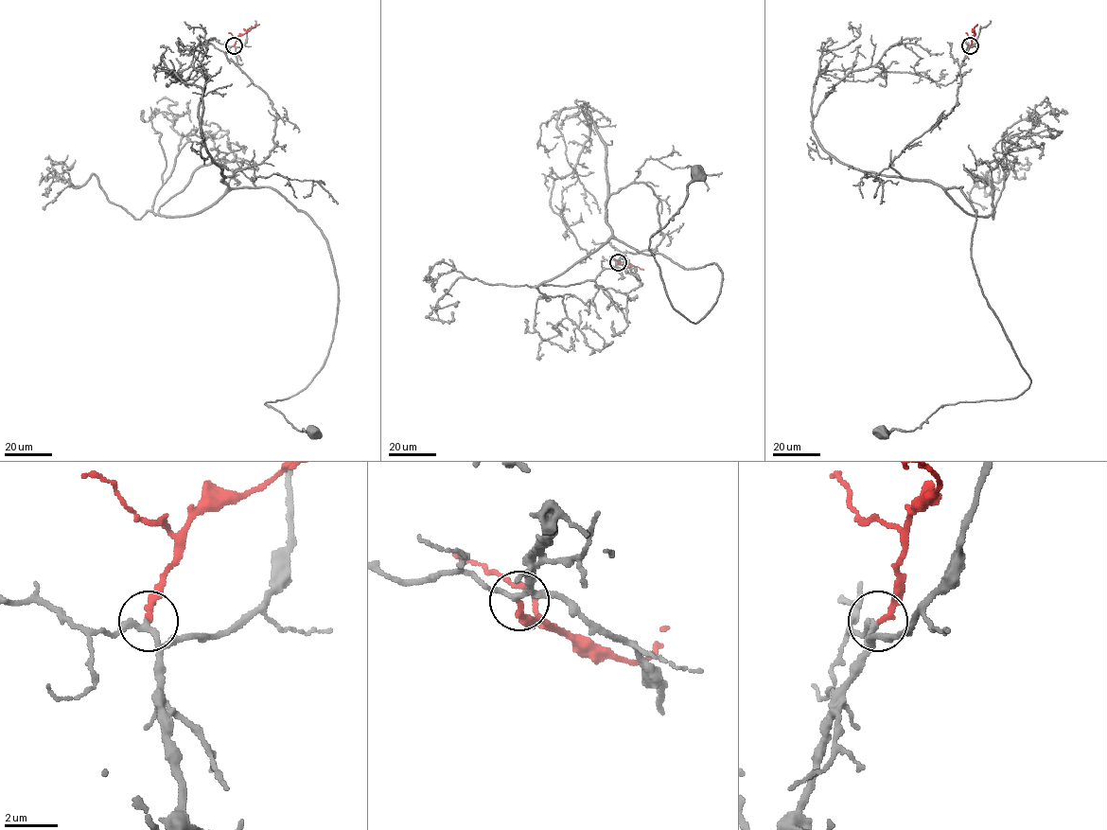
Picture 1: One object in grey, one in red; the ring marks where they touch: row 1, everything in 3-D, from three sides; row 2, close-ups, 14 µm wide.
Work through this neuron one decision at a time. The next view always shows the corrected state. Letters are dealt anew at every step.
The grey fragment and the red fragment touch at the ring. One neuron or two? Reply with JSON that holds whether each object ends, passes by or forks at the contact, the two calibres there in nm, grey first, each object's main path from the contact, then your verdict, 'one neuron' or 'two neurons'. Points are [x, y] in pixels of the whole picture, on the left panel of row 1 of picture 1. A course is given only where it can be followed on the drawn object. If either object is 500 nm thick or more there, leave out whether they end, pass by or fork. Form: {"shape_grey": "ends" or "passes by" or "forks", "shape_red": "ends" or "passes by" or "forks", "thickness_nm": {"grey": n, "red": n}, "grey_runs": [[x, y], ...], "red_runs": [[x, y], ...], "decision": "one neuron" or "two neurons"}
{"shape_grey": "passes by", "shape_red": "ends", "thickness_nm": {"grey": 200, "red": 220}, "grey_runs": [[234, 45], [278, 117], [270, 155], [222, 180], [305, 212], [337, 279], [323, 366], [265, 403], [316, 432]], "red_runs": [[234, 45], [239, 36], [259, 25]], "decision": "one neuron"}

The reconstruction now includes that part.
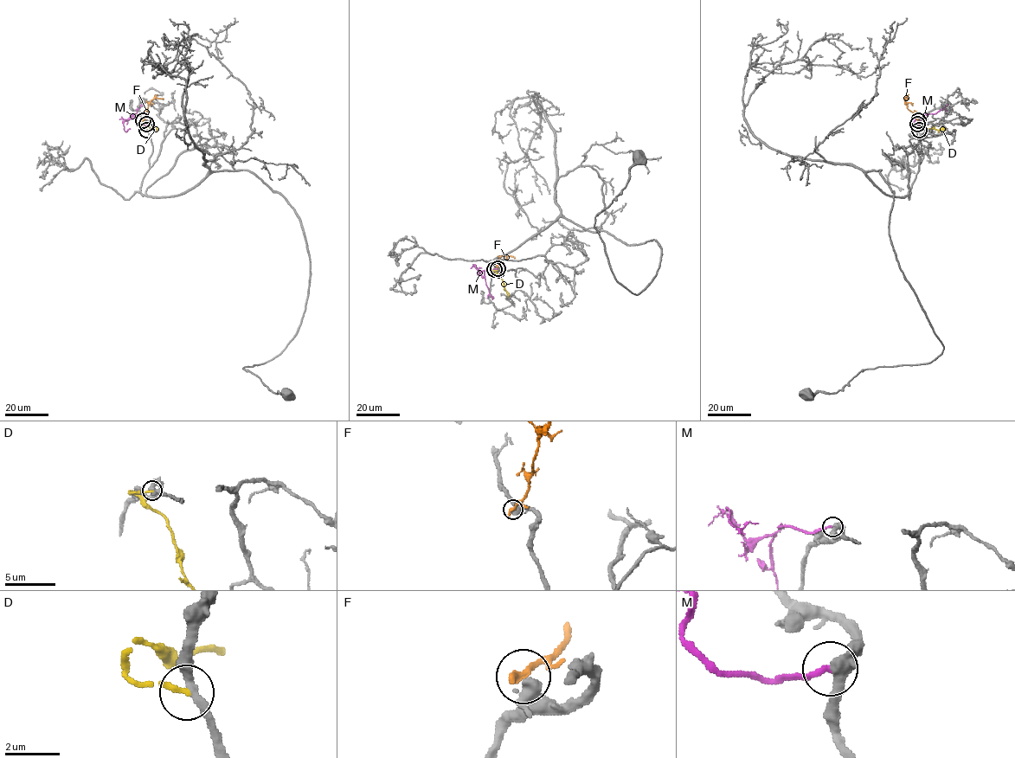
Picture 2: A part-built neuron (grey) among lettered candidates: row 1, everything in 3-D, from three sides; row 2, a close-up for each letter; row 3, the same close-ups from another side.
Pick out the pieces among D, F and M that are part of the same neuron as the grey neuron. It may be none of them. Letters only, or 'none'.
none

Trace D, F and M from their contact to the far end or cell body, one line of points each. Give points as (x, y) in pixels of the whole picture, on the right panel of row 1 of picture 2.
D: (919, 130), (920, 126), (946, 129)
F: (918, 120), (907, 107), (904, 98), (907, 99)
M: (917, 125), (917, 118), (921, 116), (935, 114), (948, 104)

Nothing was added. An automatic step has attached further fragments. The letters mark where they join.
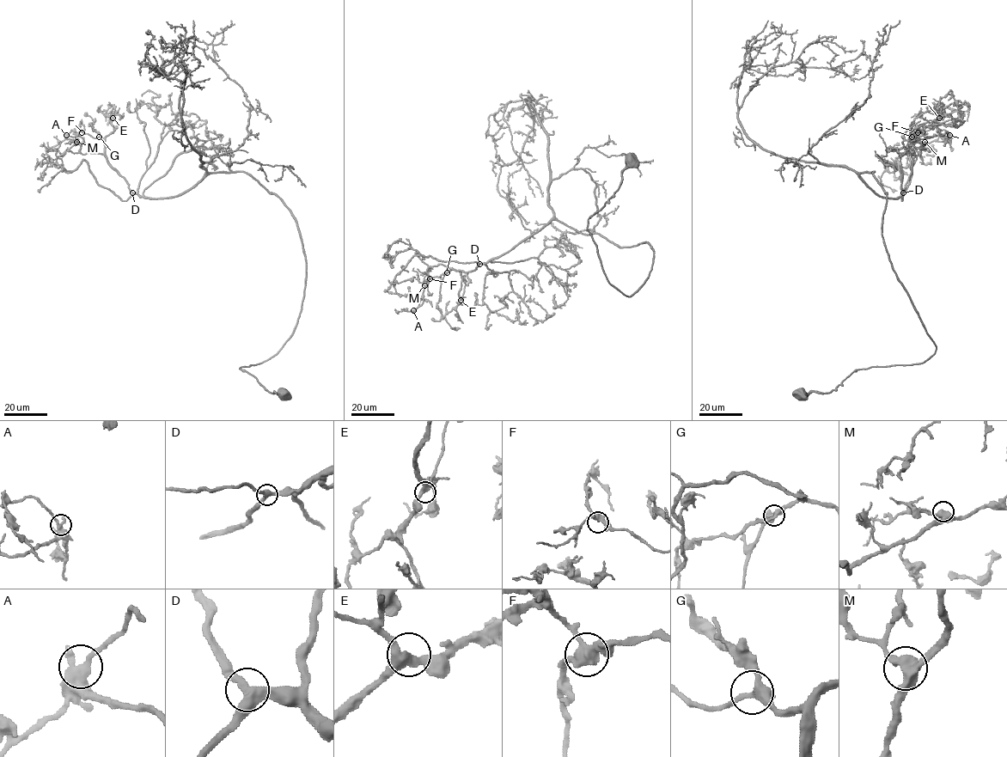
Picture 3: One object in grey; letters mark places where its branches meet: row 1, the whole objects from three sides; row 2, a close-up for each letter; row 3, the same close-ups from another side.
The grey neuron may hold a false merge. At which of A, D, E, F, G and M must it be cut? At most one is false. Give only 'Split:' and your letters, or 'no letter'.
Split: no letter

